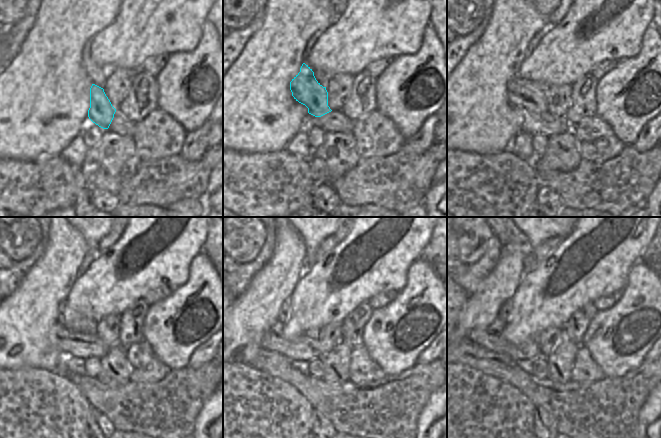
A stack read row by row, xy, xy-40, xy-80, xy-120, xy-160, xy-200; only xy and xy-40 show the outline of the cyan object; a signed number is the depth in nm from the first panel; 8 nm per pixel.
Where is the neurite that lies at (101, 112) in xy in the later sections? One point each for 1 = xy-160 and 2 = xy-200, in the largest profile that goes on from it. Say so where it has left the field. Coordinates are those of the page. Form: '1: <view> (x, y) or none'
1: xy-160 (284, 313)
2: xy-200 (506, 308)

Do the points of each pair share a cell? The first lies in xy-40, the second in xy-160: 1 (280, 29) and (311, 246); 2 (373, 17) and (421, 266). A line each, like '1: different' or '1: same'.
1: different
2: different

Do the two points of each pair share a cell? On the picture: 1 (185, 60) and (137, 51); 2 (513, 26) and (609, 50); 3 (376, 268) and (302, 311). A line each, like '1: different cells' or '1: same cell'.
1: different cells
2: different cells
3: same cell

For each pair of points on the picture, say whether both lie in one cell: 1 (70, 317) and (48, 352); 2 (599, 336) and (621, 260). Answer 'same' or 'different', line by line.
1: different
2: different

